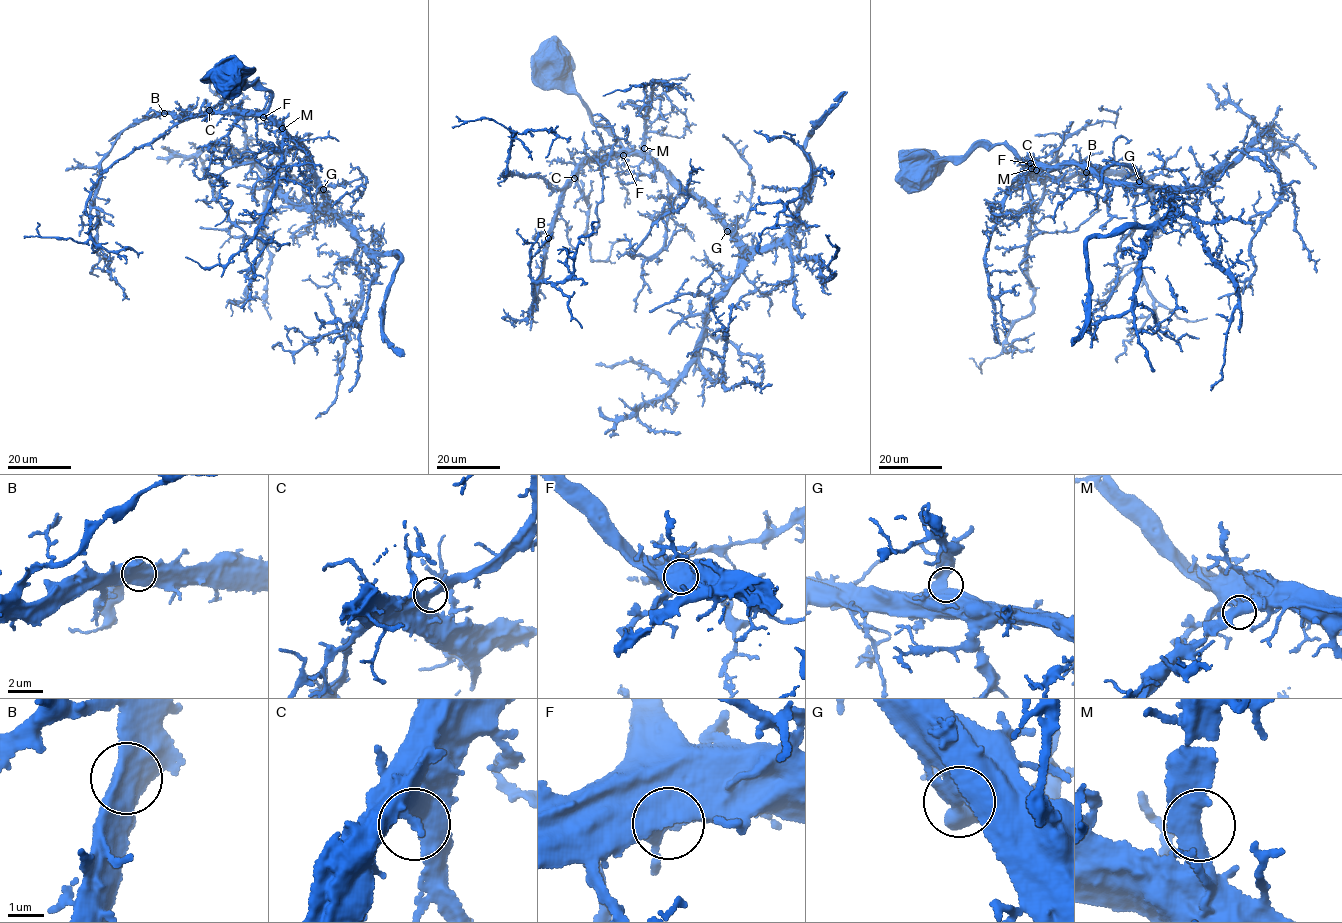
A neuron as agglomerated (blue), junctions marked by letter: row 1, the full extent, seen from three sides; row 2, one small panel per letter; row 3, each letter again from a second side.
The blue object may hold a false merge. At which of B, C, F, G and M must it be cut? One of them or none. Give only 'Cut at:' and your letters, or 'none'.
Cut at: none

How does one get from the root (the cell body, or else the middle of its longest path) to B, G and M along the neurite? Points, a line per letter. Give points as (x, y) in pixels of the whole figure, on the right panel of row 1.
B: (917, 165), (964, 158), (984, 143), (998, 143), (1038, 176), (1086, 171)
G: (917, 165), (964, 158), (984, 143), (1002, 143), (1023, 161), (1077, 164), (1116, 183), (1139, 181)
M: (917, 165), (924, 160), (964, 158), (984, 143), (1002, 143), (1031, 168)

